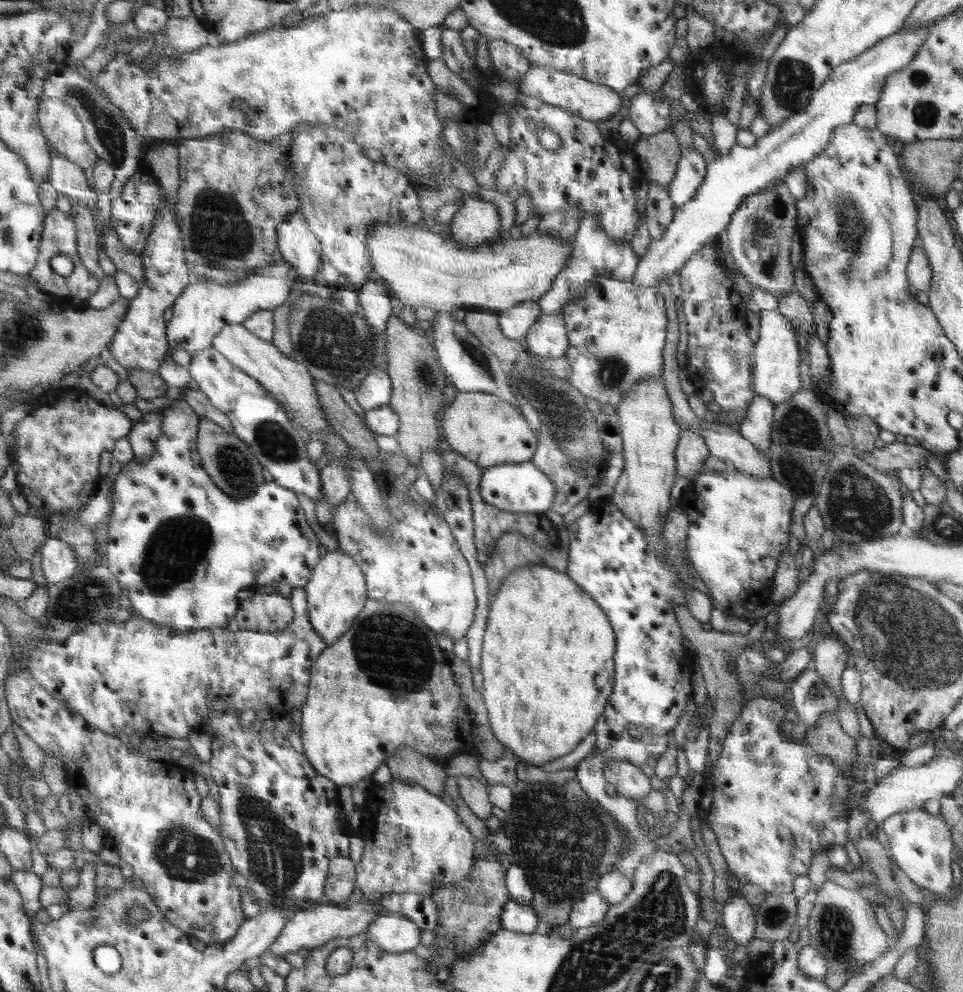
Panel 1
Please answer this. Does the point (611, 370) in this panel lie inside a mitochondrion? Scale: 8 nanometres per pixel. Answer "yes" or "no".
yes

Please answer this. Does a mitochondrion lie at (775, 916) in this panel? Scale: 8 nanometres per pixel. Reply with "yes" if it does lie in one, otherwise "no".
yes

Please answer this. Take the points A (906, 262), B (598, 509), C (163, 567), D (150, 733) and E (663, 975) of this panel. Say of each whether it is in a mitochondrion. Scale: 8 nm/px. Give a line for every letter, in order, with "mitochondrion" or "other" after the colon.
A: other
B: other
C: mitochondrion
D: other
E: mitochondrion

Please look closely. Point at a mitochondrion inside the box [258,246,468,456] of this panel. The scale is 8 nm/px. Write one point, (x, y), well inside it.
(328, 339)

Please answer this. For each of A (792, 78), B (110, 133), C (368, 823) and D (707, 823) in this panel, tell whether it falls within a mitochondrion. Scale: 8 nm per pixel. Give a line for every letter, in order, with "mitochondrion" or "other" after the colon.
A: mitochondrion
B: mitochondrion
C: other
D: other

